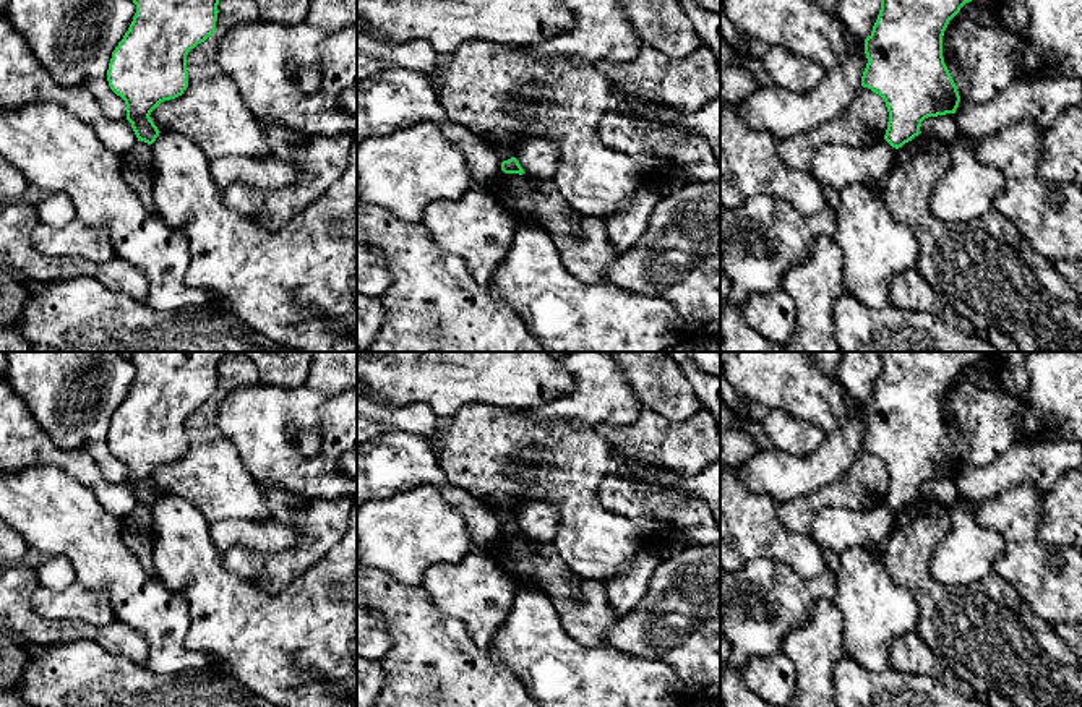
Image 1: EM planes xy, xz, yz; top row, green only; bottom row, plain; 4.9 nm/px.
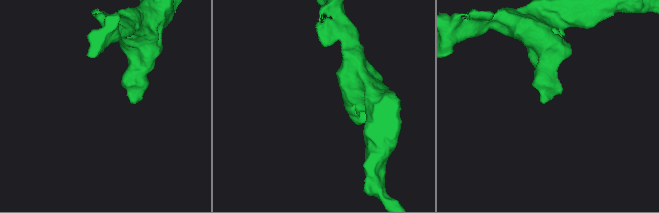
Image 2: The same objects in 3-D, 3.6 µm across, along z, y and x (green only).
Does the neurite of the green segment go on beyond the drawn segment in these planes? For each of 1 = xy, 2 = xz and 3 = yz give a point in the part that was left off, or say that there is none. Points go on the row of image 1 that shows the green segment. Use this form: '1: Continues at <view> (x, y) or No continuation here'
1: No continuation here
2: No continuation here
3: No continuation here

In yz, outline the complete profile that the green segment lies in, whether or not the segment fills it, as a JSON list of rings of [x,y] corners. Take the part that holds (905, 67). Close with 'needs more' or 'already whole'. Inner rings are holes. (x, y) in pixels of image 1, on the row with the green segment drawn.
[[[881,0],[871,34],[865,39],[868,58],[861,86],[879,94],[889,122],[884,139],[895,149],[918,136],[928,117],[955,114],[960,96],[944,63],[942,36],[949,21],[972,0]]]; already whole

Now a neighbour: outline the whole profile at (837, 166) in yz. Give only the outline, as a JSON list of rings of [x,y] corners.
[[[886,139],[868,146],[821,144],[813,154],[813,175],[819,183],[842,190],[852,183],[886,180],[895,148]]]

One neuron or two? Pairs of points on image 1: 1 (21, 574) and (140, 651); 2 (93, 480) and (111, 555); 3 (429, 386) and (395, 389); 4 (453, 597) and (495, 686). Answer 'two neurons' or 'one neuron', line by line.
1: one neuron
2: two neurons
3: one neuron
4: two neurons

